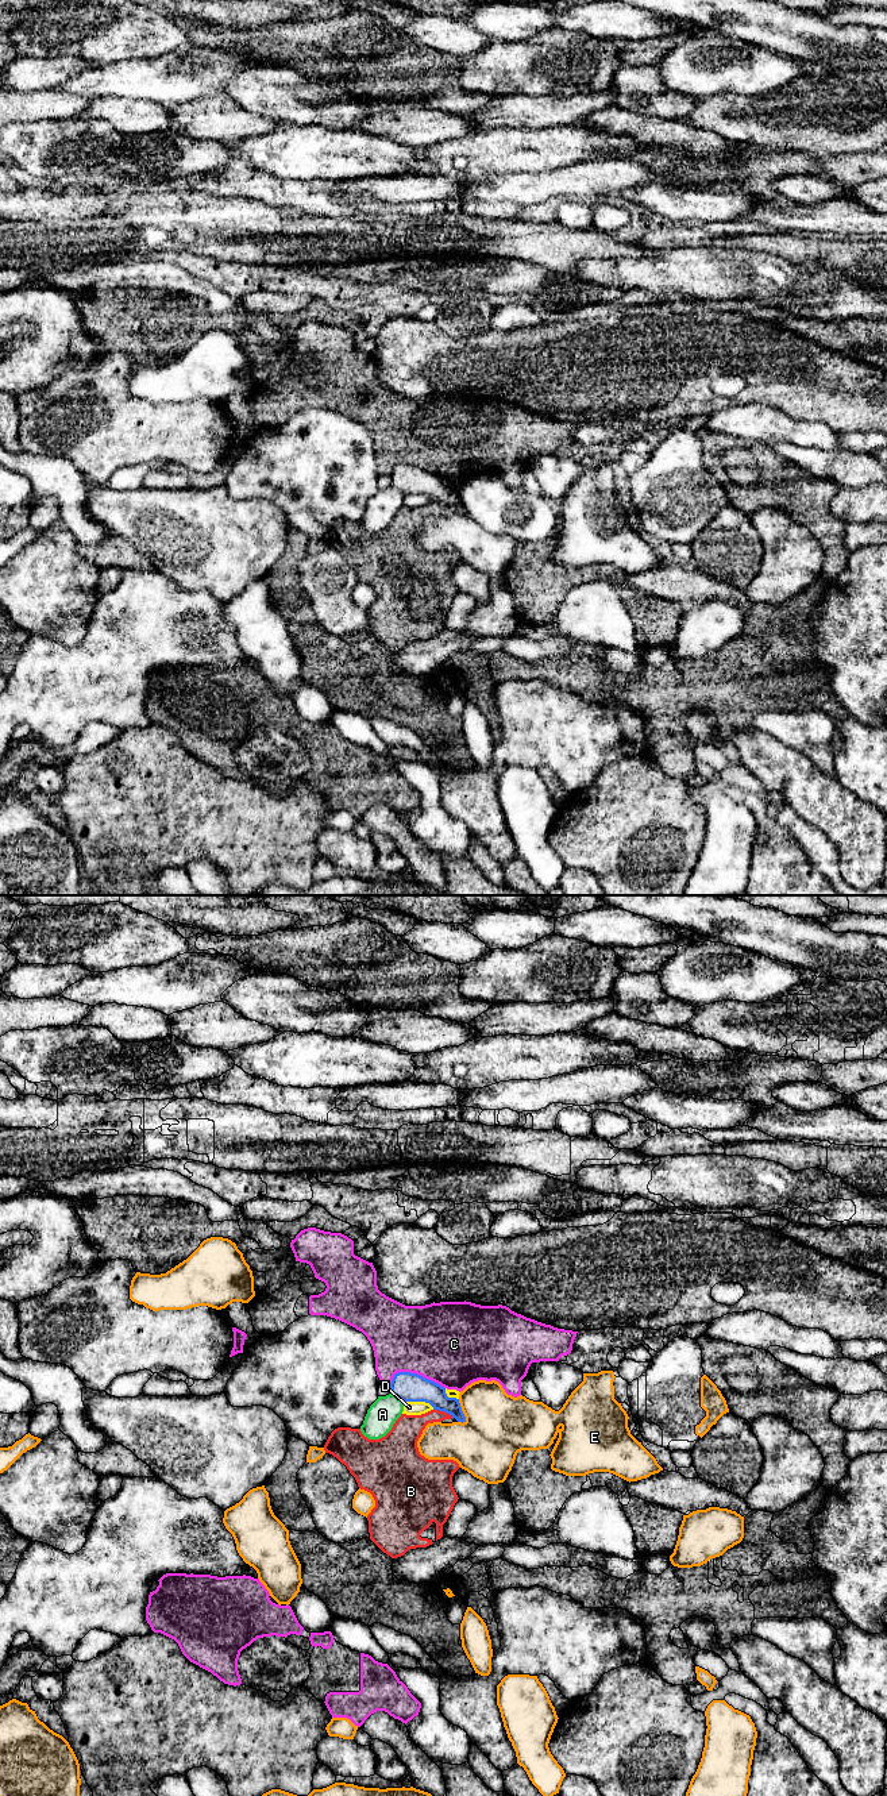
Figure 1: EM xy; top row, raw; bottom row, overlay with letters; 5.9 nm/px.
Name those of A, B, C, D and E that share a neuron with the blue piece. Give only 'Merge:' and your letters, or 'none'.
Merge: none

